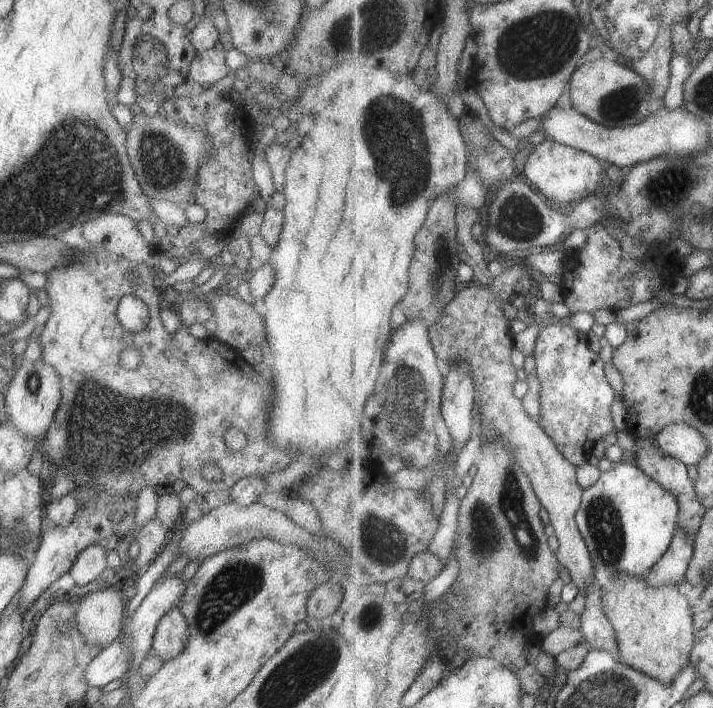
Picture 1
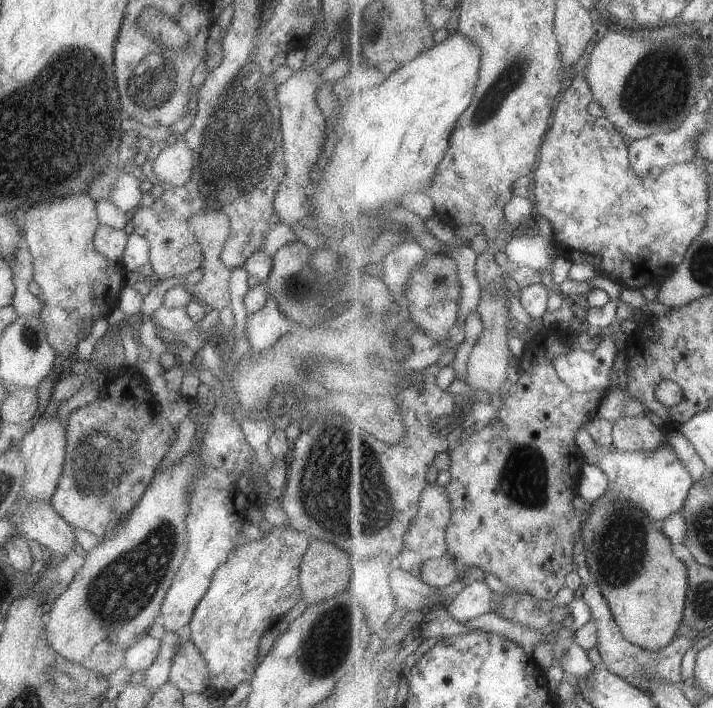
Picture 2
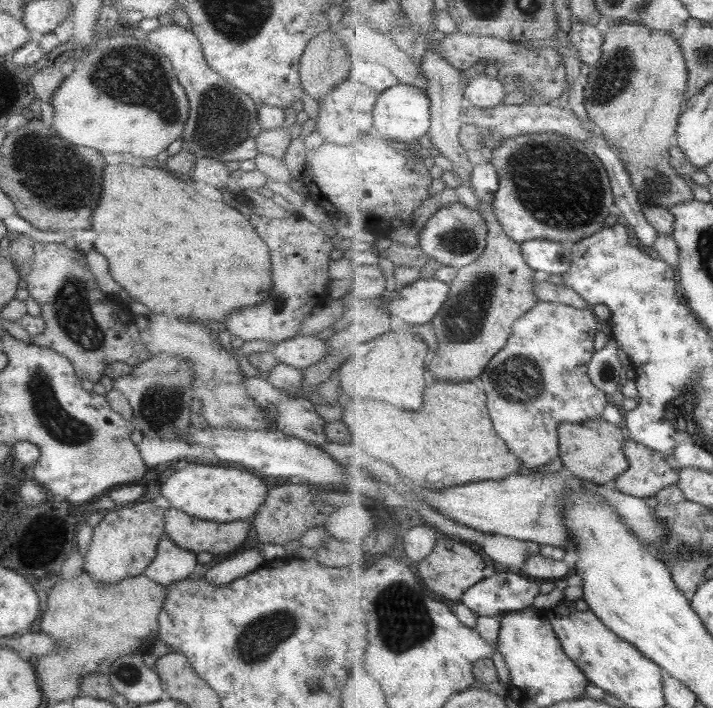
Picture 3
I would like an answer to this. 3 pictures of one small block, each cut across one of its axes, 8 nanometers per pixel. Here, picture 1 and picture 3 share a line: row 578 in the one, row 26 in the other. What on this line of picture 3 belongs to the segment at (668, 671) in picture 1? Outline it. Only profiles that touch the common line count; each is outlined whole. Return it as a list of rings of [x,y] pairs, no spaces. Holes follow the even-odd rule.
[[[642,21],[622,22],[612,27],[612,30],[606,35],[606,42],[604,44],[603,60],[599,62],[597,67],[592,68],[590,74],[589,83],[586,86],[586,107],[589,114],[592,116],[594,123],[604,133],[604,136],[618,152],[621,157],[625,158],[631,175],[635,184],[635,187],[640,193],[641,203],[645,207],[650,206],[663,206],[672,210],[674,205],[679,205],[683,202],[694,201],[696,199],[695,190],[688,178],[680,176],[682,172],[676,169],[671,163],[671,148],[674,146],[674,142],[678,136],[676,126],[678,126],[681,117],[685,112],[685,106],[687,104],[687,94],[689,91],[689,82],[691,81],[691,70],[687,63],[687,54],[684,52],[681,46],[680,37],[672,34],[672,32],[664,32],[664,30],[654,30],[648,27]]]

